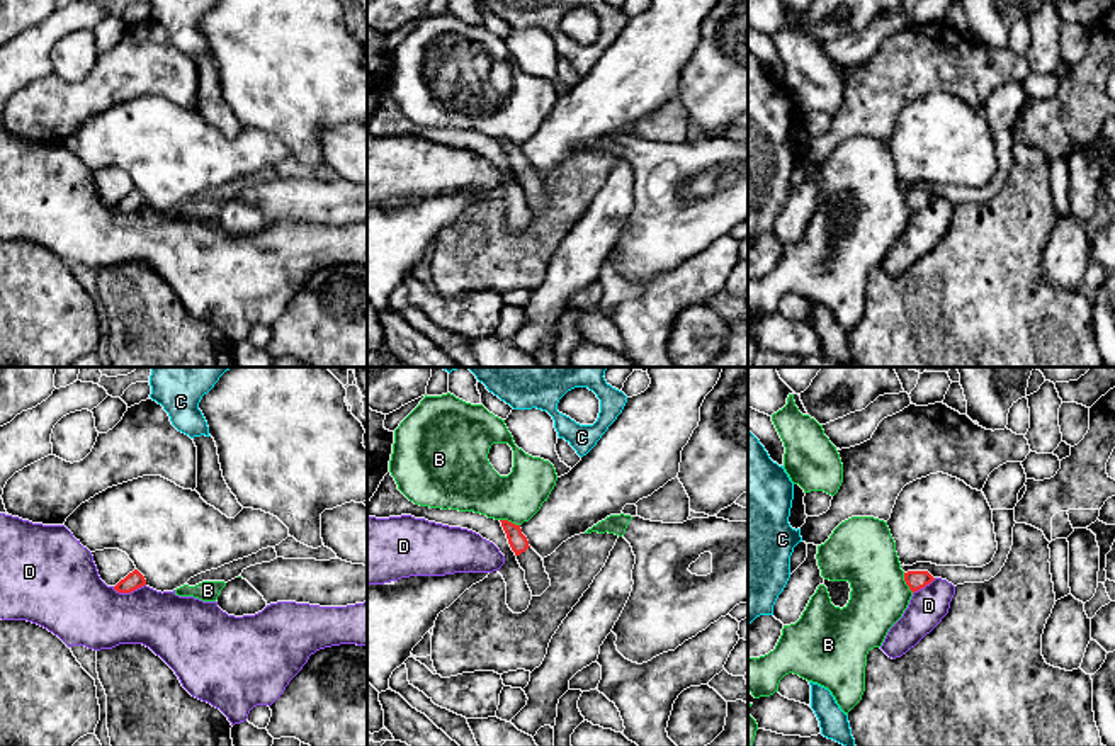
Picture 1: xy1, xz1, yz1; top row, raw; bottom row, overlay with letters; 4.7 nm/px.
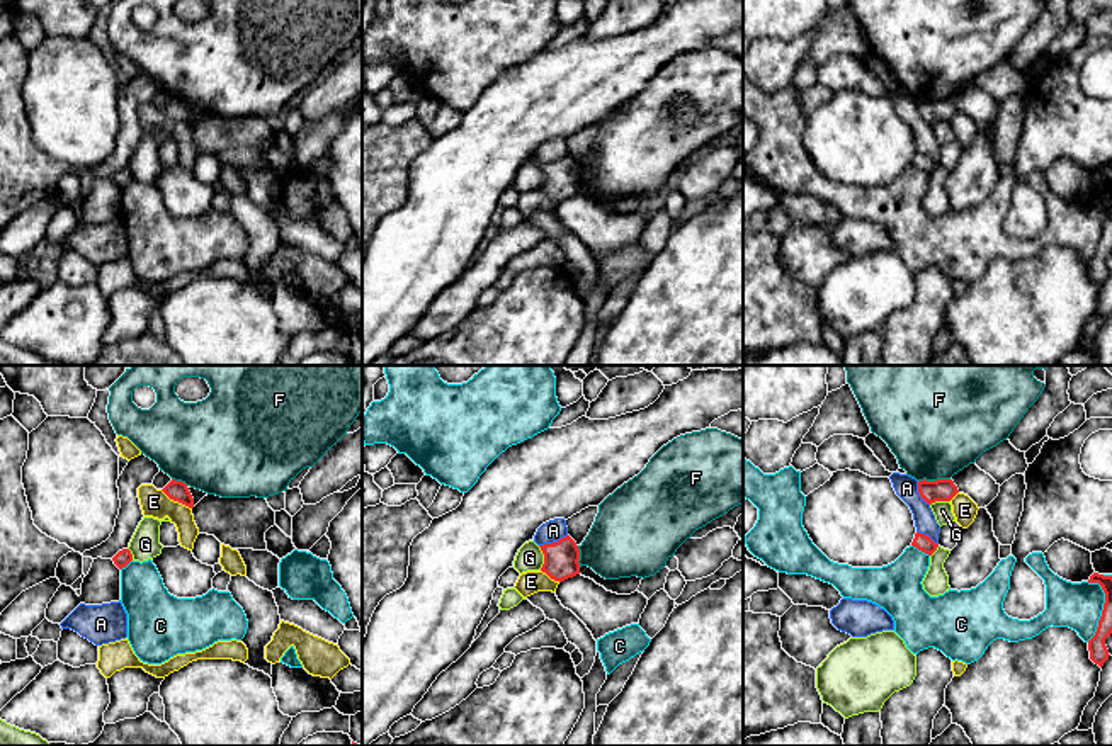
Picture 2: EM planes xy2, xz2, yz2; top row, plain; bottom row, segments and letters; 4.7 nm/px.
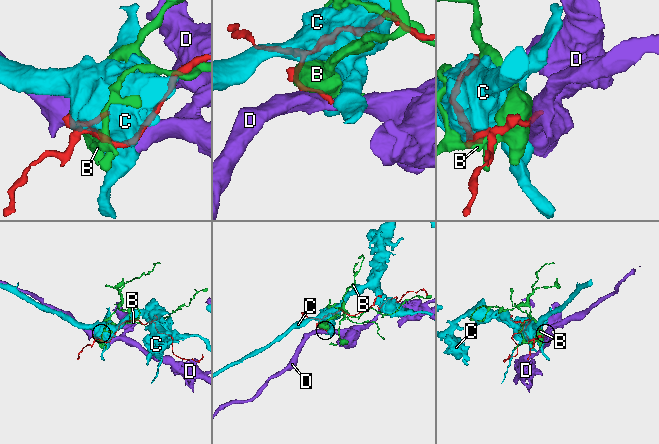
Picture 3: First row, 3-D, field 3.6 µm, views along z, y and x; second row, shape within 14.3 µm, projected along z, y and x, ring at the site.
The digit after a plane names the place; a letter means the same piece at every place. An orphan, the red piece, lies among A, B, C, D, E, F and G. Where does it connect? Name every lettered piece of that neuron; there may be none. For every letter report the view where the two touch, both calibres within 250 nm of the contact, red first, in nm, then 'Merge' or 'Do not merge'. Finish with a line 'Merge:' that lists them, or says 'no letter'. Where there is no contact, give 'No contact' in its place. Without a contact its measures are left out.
A: Touches red in xz2. Thickness 160 nm (red) against 100 nm. Do not merge
B: Touches red in xz1. Thickness 90 nm (red) against 240 nm. Do not merge
C: Touches red in yz2. Thickness 80 nm (red) against 240 nm. Do not merge
D: Touches red in xy1. Thickness 90 nm (red) against 340 nm. Do not merge
E: Touches red in xy2. Thickness 100 nm (red) against 130 nm. Do not merge
F: Touches red in yz2. Thickness 110 nm (red) against 460 nm. Do not merge
G: Touches red in xz2. Thickness 160 nm (red) against 130 nm. Do not merge
Merge: no letter

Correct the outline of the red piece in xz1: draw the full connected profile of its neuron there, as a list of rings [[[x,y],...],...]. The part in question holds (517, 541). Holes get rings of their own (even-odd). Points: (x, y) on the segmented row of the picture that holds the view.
[[[508,520],[500,522],[520,568],[525,571],[525,581],[532,591],[532,596],[541,596],[551,586],[542,557],[529,545],[520,525]]]

